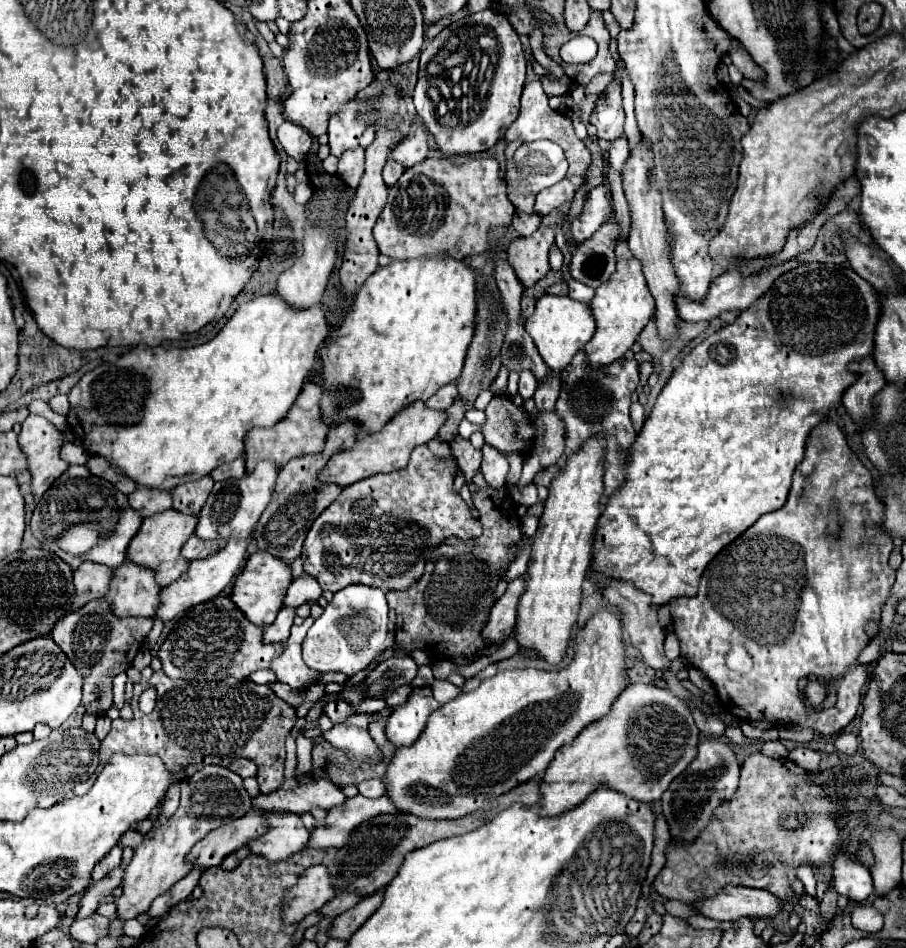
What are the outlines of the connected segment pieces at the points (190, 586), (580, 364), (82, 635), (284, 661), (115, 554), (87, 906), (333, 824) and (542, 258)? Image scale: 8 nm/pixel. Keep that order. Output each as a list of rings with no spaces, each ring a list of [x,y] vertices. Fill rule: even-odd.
[[[246,538],[246,540],[230,540],[226,544],[226,548],[206,560],[194,560],[190,562],[188,570],[176,580],[172,582],[170,586],[162,588],[162,594],[160,594],[160,606],[158,606],[158,614],[154,614],[154,618],[162,620],[164,624],[170,622],[172,618],[176,618],[180,612],[196,606],[196,604],[202,604],[202,602],[208,602],[212,598],[216,598],[230,582],[232,578],[242,570],[244,566],[244,552],[246,552],[246,546],[252,538]]]
[[[580,352],[572,358],[570,366],[566,366],[564,372],[560,372],[562,378],[562,390],[556,402],[558,416],[566,422],[566,450],[576,452],[582,442],[586,442],[590,436],[602,432],[606,436],[606,472],[604,472],[604,498],[608,498],[622,482],[624,482],[624,464],[622,458],[626,456],[628,448],[636,440],[636,432],[632,428],[630,420],[630,396],[638,386],[638,362],[636,360],[616,360],[608,368],[590,370],[586,366],[586,356]]]
[[[104,598],[88,602],[84,608],[68,614],[54,626],[50,638],[62,652],[66,652],[70,662],[74,662],[74,668],[84,678],[82,704],[86,706],[88,714],[102,716],[112,706],[112,678],[132,666],[132,660],[142,648],[150,630],[152,618],[118,618],[110,612]]]
[[[306,618],[304,624],[292,626],[290,638],[284,642],[284,652],[278,658],[274,658],[270,666],[278,682],[284,682],[294,690],[304,690],[304,686],[310,686],[320,678],[316,670],[310,670],[304,664],[302,652],[300,652],[300,632],[308,632],[312,624],[314,624],[314,618]]]
[[[68,466],[68,470],[40,498],[32,514],[32,520],[30,520],[32,534],[42,544],[46,544],[52,552],[56,552],[64,562],[68,562],[72,570],[76,570],[82,562],[94,562],[94,564],[104,564],[108,568],[118,568],[126,560],[126,548],[130,540],[136,536],[140,524],[142,524],[142,518],[136,510],[130,508],[128,498],[122,492],[114,490],[110,482],[90,474],[86,466]],[[80,522],[94,524],[96,530],[100,532],[100,542],[82,556],[72,556],[72,554],[62,552],[56,544],[56,538],[66,528],[80,524]]]
[[[114,868],[110,874],[106,874],[106,878],[102,878],[100,882],[94,882],[86,892],[84,896],[80,898],[80,908],[78,908],[78,914],[76,918],[86,918],[90,914],[96,912],[100,900],[108,894],[112,894],[114,888],[118,888],[122,882],[122,868]]]
[[[354,796],[354,798],[346,798],[344,804],[334,806],[328,810],[326,820],[320,824],[314,824],[314,830],[310,834],[310,842],[306,844],[306,848],[342,848],[344,842],[348,840],[350,832],[380,814],[396,814],[398,810],[394,808],[392,800],[388,796],[370,800],[364,796]]]
[[[554,210],[548,216],[542,218],[542,226],[528,238],[514,238],[508,246],[508,262],[518,274],[518,280],[524,288],[534,286],[538,280],[542,280],[548,270],[548,250],[554,244],[554,228],[558,220],[562,220],[564,214]]]

